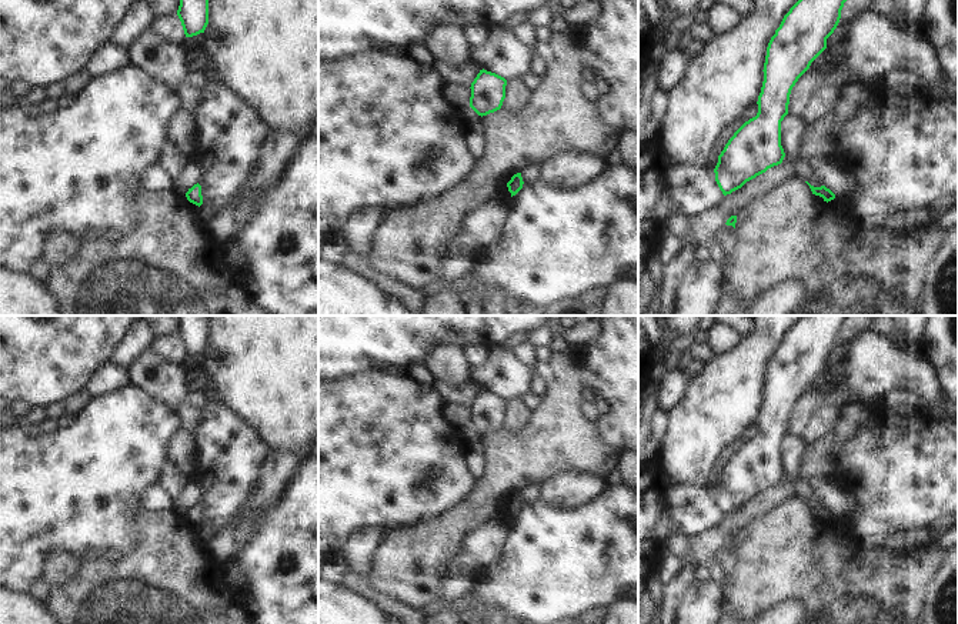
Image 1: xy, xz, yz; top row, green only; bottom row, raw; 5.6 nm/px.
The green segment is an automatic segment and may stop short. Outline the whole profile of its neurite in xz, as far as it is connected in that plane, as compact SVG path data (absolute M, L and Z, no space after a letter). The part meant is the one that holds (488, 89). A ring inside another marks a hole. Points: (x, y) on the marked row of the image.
M480 70L470 87L470 107L481 117L500 110L505 99L505 86L504 77Z

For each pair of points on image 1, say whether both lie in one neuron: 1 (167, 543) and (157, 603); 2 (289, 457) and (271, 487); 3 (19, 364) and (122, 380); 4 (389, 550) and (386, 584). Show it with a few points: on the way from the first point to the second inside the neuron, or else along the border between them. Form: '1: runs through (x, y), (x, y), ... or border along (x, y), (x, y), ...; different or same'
1: runs through (167, 557), (167, 589); same
2: runs through (281, 464), (273, 480); same
3: border along (109, 363), (97, 373), (87, 390); different
4: runs through (389, 559), (389, 576); same

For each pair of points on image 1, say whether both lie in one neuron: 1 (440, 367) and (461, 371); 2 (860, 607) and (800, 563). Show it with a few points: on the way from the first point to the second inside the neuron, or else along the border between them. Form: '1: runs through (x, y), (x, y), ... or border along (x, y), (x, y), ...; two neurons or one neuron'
1: runs through (446, 367), (451, 367), (456, 371); one neuron
2: runs through (845, 594), (814, 563); one neuron

